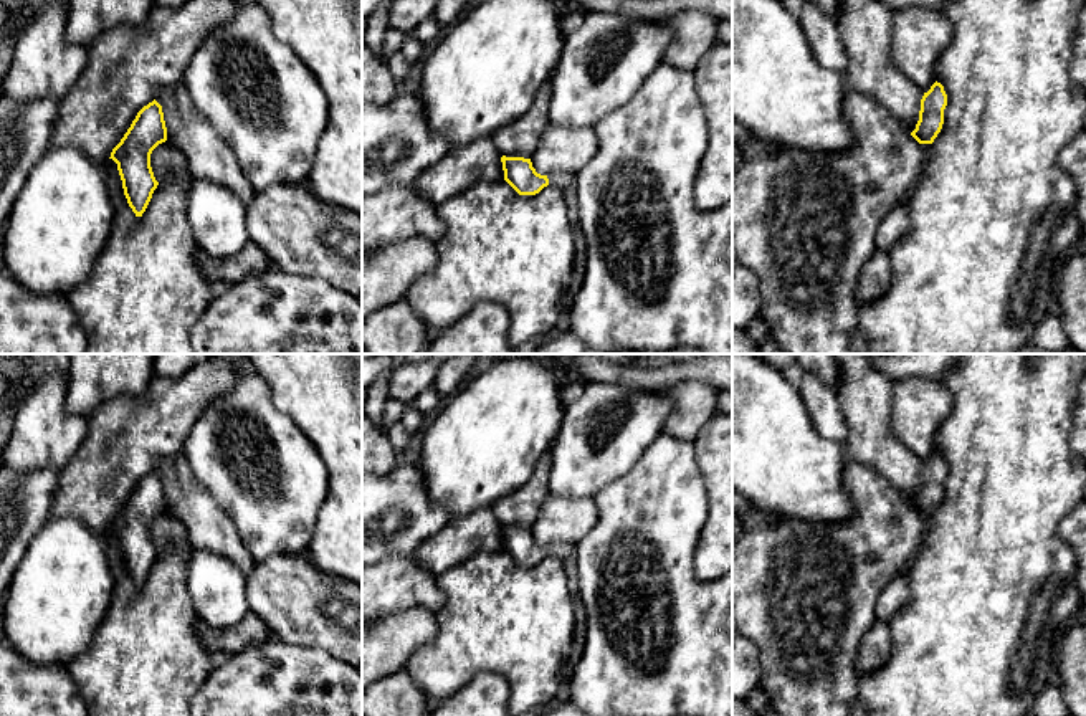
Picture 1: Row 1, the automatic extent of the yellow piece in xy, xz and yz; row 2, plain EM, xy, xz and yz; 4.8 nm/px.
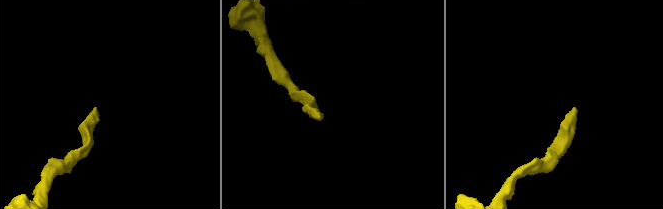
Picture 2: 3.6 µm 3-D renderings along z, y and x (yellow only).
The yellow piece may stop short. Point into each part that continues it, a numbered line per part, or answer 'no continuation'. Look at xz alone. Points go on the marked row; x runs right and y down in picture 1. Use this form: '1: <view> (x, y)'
1: xz (561, 181)

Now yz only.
no continuation

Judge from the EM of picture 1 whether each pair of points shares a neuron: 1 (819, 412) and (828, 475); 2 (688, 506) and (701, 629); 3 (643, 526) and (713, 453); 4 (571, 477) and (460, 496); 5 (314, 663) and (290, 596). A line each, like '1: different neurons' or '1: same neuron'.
1: different neurons
2: same neuron
3: different neurons
4: different neurons
5: different neurons

